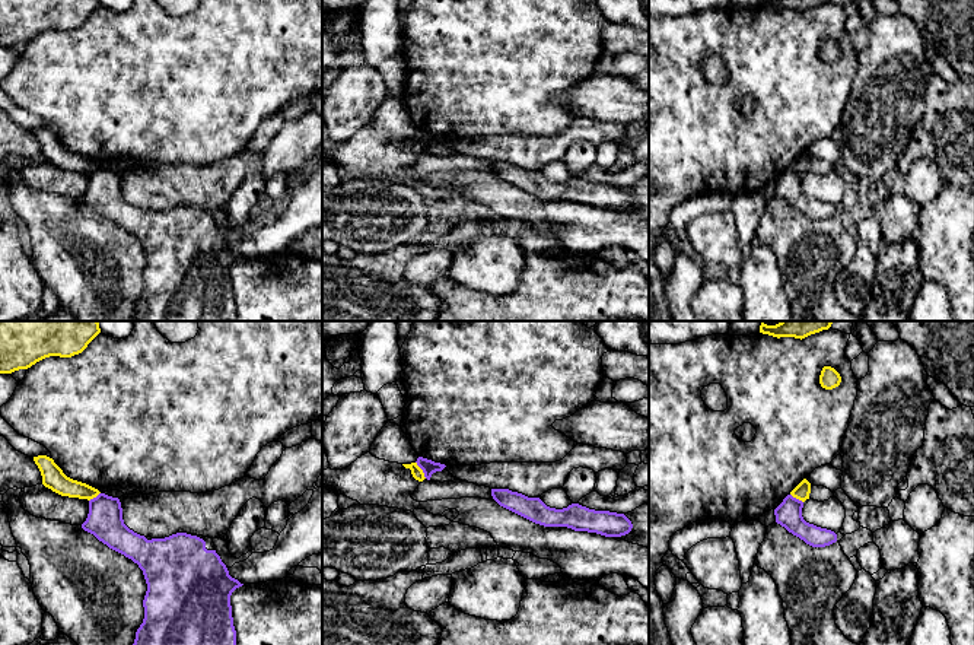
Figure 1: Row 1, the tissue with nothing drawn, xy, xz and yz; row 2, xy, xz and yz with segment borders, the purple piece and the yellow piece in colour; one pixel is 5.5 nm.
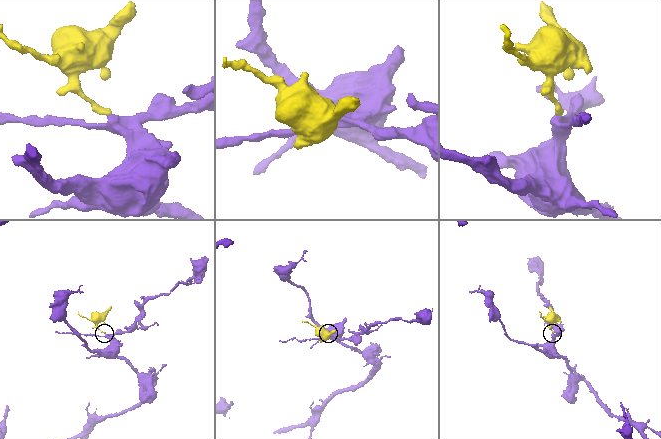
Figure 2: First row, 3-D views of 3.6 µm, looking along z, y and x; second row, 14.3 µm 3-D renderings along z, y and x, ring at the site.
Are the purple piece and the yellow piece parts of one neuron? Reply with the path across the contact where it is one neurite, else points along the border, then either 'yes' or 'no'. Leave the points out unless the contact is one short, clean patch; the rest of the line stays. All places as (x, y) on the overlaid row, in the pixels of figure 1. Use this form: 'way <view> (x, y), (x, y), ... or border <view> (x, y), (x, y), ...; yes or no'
border xz (416, 461), (426, 477); no

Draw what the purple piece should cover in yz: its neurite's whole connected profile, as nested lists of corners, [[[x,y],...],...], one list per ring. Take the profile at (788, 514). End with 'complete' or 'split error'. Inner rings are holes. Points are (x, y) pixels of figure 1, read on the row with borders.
[[[787,495],[774,509],[776,522],[812,547],[825,547],[837,541],[831,530],[809,524],[802,517],[803,502]]]; complete

